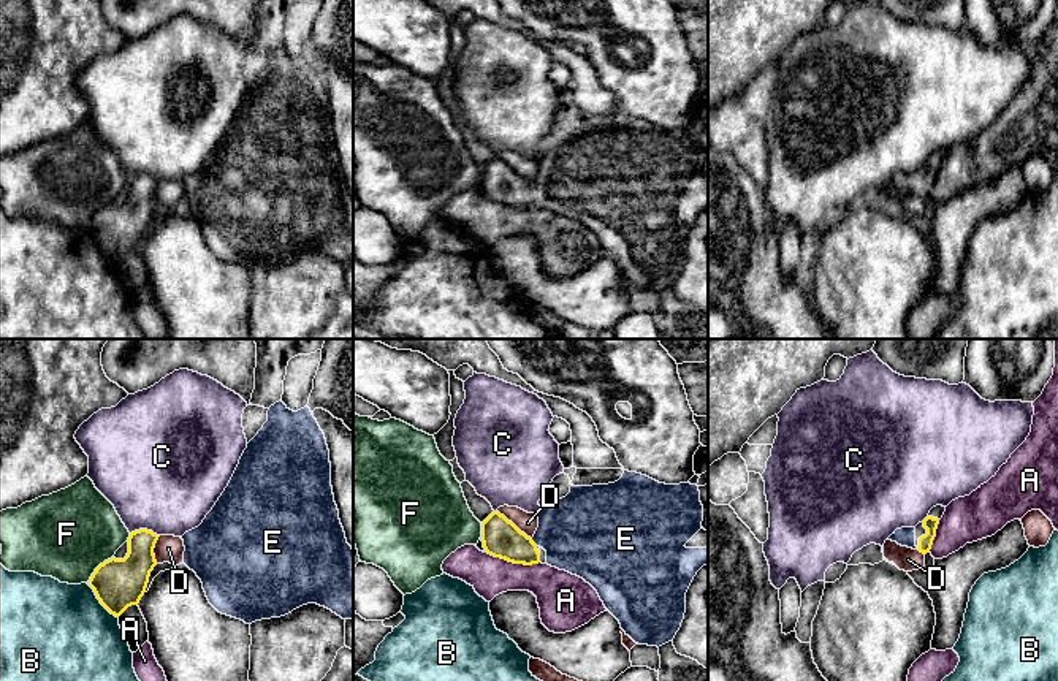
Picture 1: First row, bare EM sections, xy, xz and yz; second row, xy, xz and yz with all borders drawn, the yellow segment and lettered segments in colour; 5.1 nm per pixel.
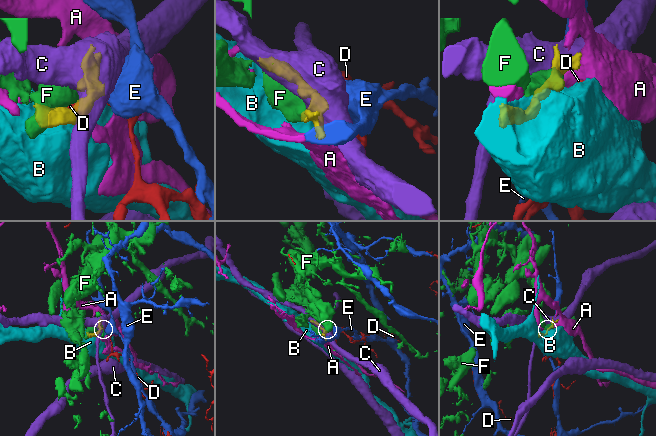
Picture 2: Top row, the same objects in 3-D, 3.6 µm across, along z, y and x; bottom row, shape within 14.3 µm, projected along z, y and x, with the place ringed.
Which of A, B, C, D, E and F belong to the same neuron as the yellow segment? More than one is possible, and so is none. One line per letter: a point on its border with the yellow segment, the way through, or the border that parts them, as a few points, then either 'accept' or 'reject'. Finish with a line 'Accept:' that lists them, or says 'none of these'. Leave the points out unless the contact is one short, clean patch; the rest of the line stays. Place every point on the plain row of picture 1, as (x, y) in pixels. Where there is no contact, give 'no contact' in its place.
A: meets yellow in xz at (513, 208); reject
B: meets yellow in xy at (100, 247); reject
C: meets yellow in xy at (144, 175); reject
D: meets yellow in xz at (513, 170); reject
E: meets yellow in xz at (532, 187); runs through xz (501, 182), (507, 187), (532, 187), (559, 178), (580, 178); accept
F: meets yellow in xy at (97, 213); reject
Accept: E

